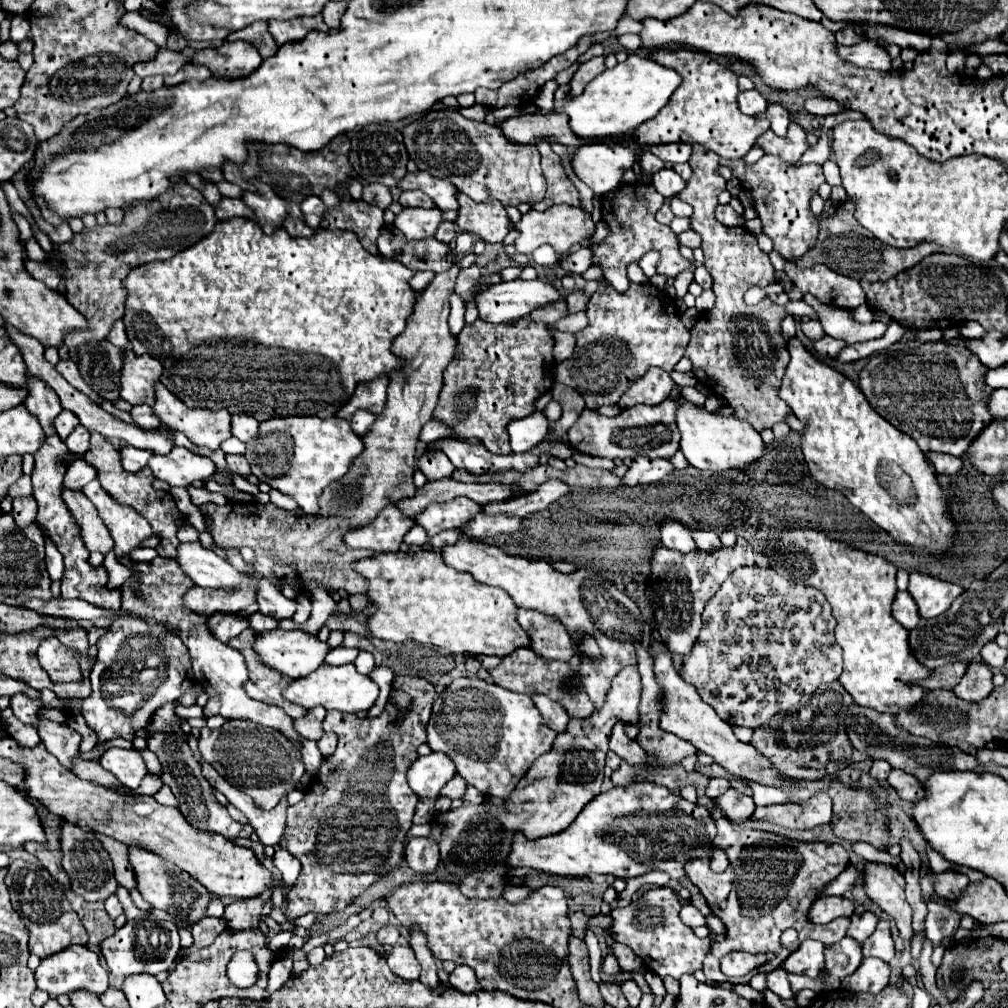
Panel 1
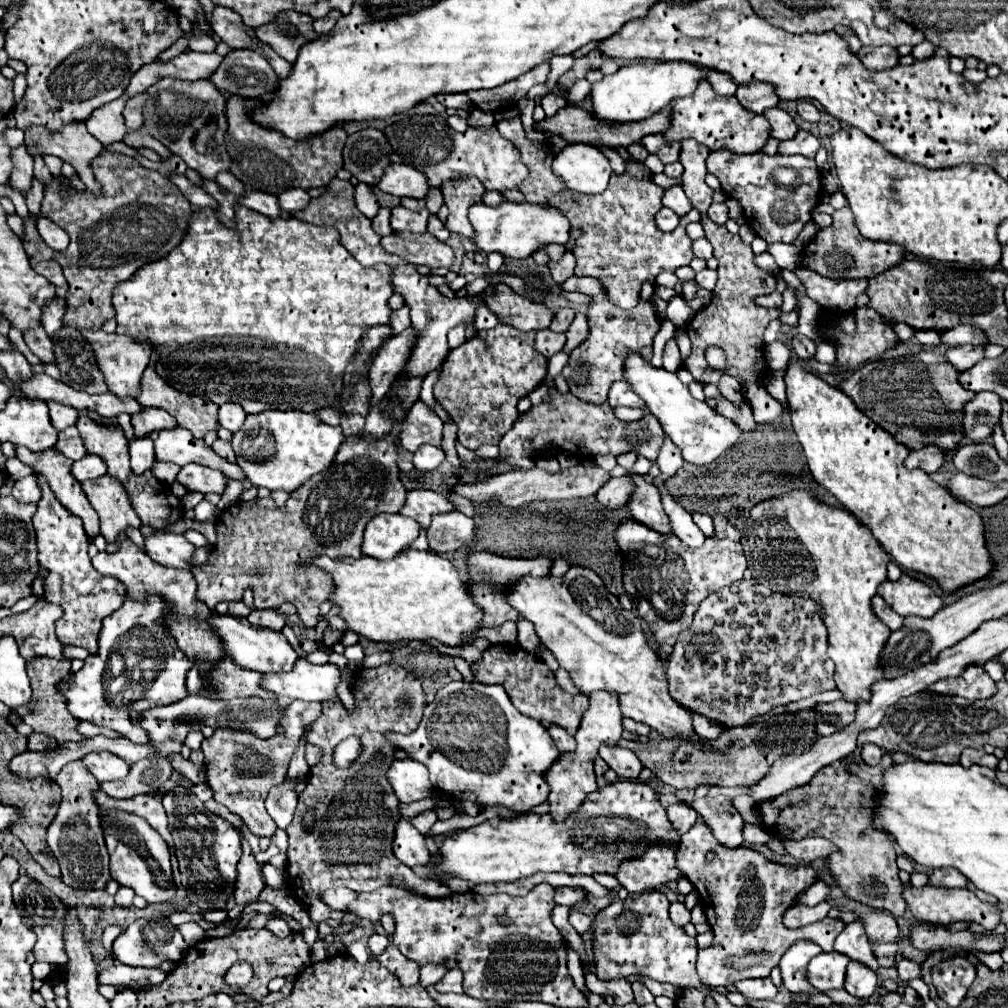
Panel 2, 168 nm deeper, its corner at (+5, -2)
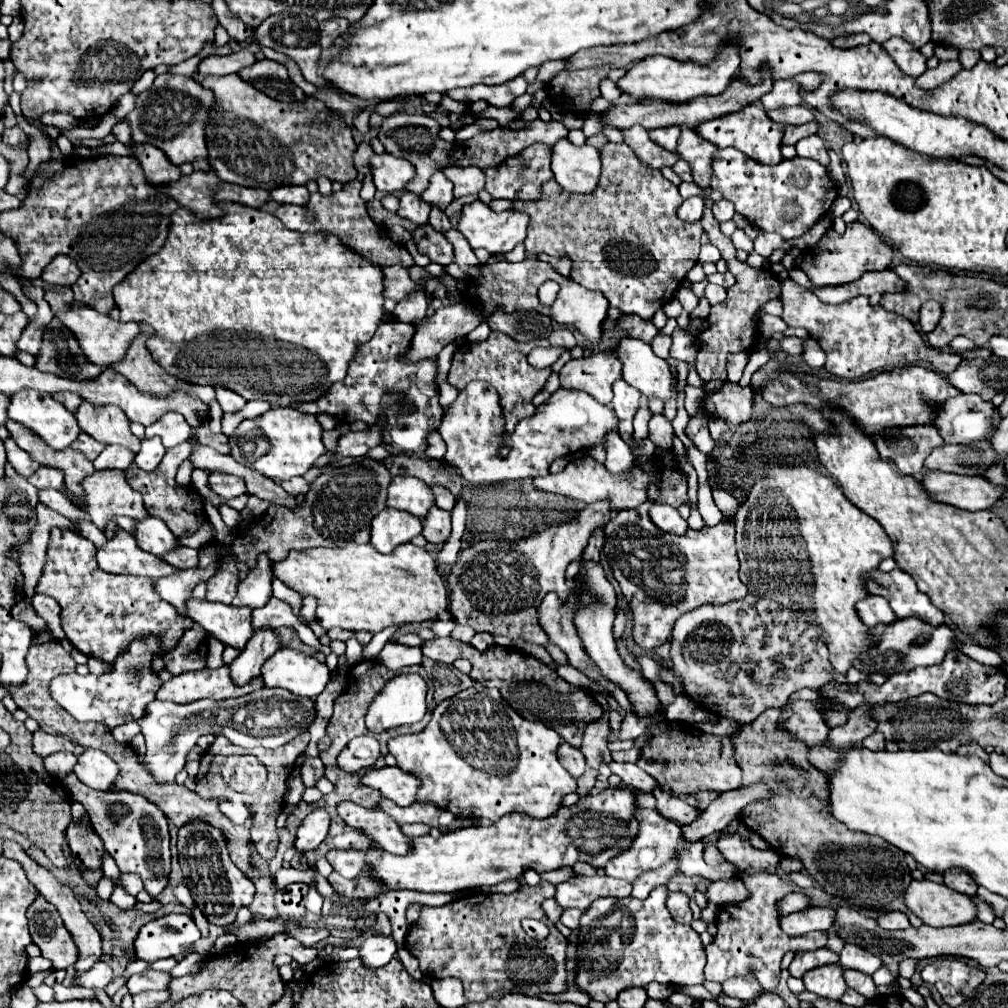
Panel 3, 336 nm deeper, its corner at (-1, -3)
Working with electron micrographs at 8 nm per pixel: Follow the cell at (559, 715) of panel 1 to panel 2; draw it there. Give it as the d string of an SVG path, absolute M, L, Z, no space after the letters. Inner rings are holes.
M551 724L547 730L549 730L551 738L555 740L555 744L557 744L557 748L559 748L561 754L575 752L575 738L571 738L563 728L557 728L555 724Z

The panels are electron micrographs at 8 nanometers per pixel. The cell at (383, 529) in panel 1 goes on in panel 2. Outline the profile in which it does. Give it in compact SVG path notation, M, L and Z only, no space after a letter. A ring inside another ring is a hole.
M375 516L365 528L363 554L377 560L391 560L419 536L419 524L401 516Z

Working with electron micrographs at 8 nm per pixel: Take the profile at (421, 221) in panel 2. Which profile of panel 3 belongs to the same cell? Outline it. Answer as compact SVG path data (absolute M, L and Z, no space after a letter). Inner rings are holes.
M405 191L401 197L401 205L399 205L397 215L411 221L413 225L425 225L429 221L429 211L431 211L431 205L419 201L419 197L415 193Z

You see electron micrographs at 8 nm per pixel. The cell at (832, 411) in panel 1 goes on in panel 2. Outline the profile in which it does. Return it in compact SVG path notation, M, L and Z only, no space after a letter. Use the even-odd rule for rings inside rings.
M791 364L787 368L785 382L793 430L805 450L813 478L873 530L875 538L881 542L891 560L895 560L909 572L935 580L945 594L953 594L967 584L991 576L995 562L985 544L983 520L973 508L953 498L947 488L935 484L925 472L907 470L903 466L903 460L909 450L903 444L897 444L893 436L889 438L887 432L881 432L881 428L877 428L877 424L873 424L867 416L861 416L861 412L857 412L857 406L845 396L845 392L829 386L815 374L803 370L799 364Z

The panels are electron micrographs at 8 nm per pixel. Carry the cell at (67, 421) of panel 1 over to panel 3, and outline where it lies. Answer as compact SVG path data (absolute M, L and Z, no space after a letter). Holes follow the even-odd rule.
M67 391L65 393L55 393L53 399L59 401L59 403L63 403L69 409L69 413L77 413L77 409L79 409L79 405L83 401L77 393L67 393Z

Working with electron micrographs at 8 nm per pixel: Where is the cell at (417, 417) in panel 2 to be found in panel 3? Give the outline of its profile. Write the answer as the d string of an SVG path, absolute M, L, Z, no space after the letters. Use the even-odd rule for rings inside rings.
M383 321L379 325L379 329L375 331L373 339L359 345L357 355L351 359L349 363L349 371L347 377L339 383L335 383L329 393L325 397L321 397L315 403L303 405L299 407L303 413L327 413L333 415L339 423L353 423L353 421L365 421L367 425L373 425L377 421L377 417L381 413L387 415L387 425L385 425L385 433L383 433L383 443L397 447L403 453L425 453L427 449L427 435L433 433L435 429L439 429L439 421L443 419L443 409L439 405L439 391L435 385L435 375L437 375L437 365L435 359L425 359L419 363L411 363L411 365L403 365L397 361L397 357L401 353L407 351L409 343L411 343L411 335L415 333L415 327L409 323L401 323L401 321Z

